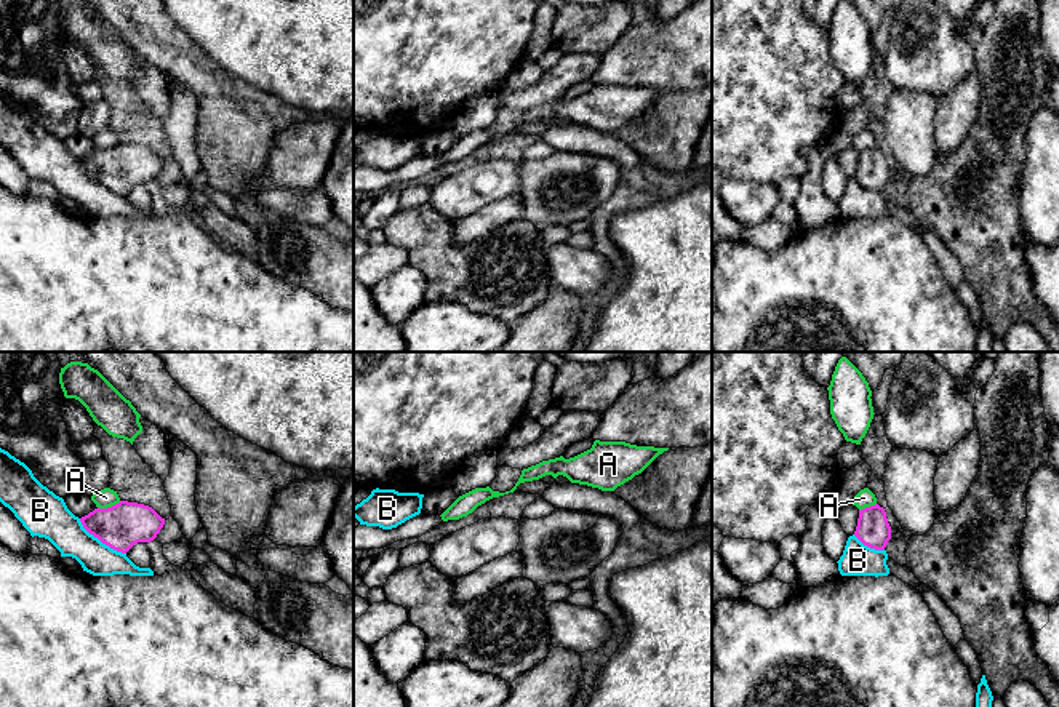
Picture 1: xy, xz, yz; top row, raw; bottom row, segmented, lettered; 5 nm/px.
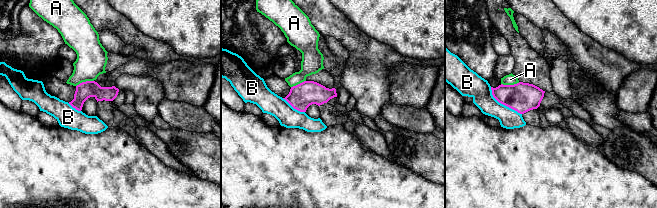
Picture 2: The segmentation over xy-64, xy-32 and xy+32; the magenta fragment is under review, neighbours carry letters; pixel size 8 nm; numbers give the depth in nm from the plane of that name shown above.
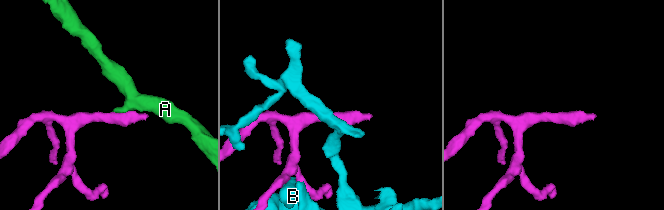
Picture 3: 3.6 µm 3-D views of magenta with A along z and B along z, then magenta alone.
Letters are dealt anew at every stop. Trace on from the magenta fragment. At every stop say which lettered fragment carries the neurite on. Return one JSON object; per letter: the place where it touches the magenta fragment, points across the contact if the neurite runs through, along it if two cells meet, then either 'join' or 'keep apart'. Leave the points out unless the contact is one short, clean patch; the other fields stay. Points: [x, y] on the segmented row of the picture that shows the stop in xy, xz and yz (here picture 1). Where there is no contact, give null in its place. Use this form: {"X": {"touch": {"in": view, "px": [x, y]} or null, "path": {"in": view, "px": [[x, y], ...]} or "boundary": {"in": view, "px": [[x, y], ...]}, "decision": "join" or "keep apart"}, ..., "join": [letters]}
{"A": {"touch": {"in": "xy", "px": [109, 507]}, "boundary": {"in": "xy", "px": [[120, 501], [98, 507]]}, "decision": "keep apart"}, "B": {"touch": {"in": "xy", "px": [101, 541]}, "decision": "keep apart"}, "join": []}

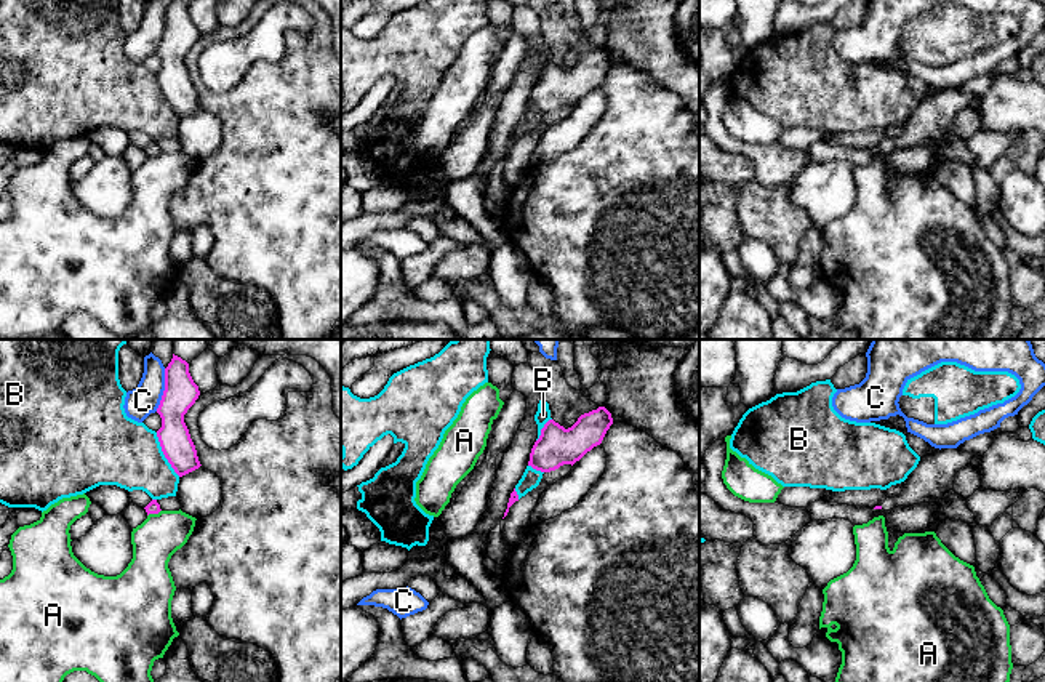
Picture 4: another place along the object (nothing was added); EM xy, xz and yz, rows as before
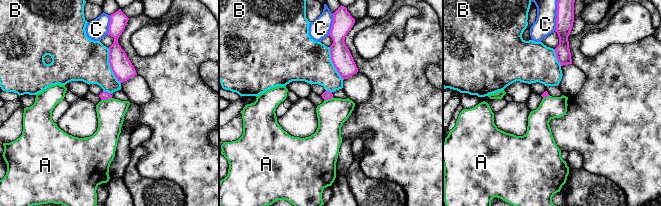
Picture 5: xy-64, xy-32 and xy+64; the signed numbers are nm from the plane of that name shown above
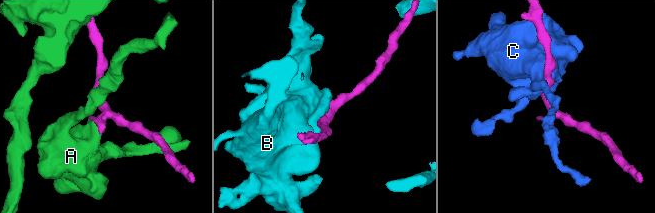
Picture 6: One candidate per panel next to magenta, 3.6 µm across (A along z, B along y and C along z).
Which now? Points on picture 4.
{"A": {"touch": {"in": "xy", "px": [154, 513]}, "boundary": {"in": "xy", "px": [[160, 509], [148, 516]]}, "decision": "keep apart"}, "B": {"touch": {"in": "xy", "px": [164, 453]}, "decision": "keep apart"}, "C": {"touch": {"in": "xy", "px": [165, 389]}, "decision": "keep apart"}, "join": []}

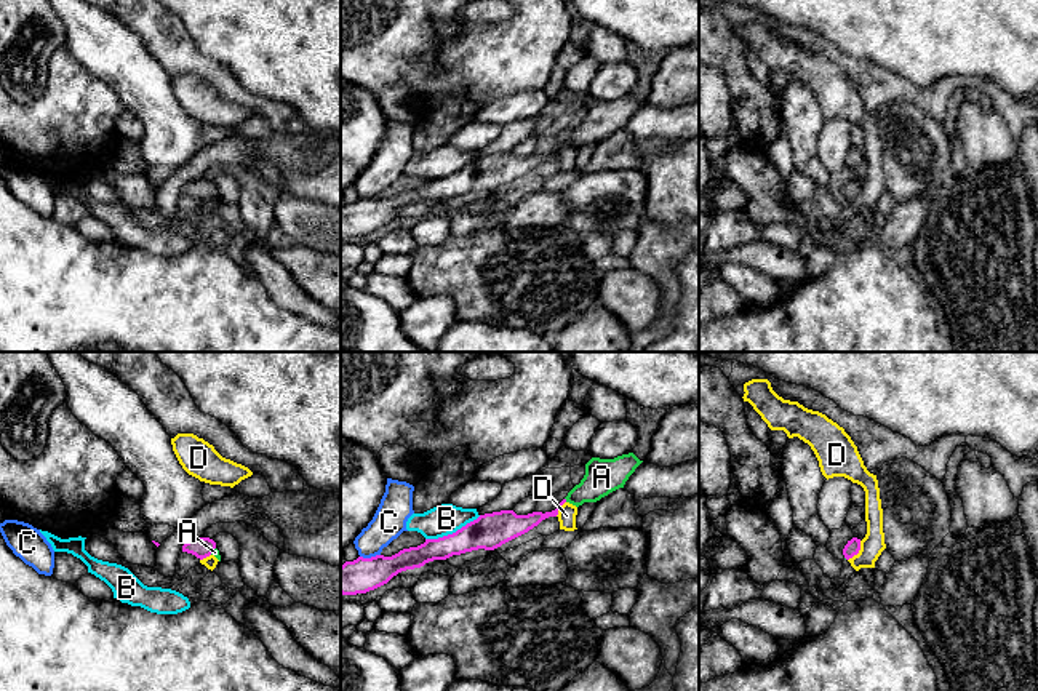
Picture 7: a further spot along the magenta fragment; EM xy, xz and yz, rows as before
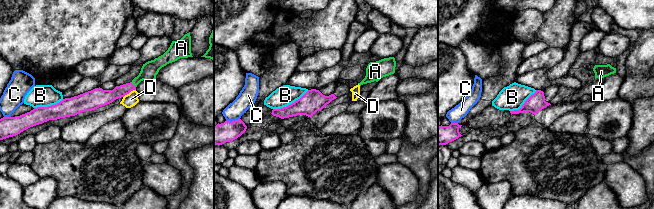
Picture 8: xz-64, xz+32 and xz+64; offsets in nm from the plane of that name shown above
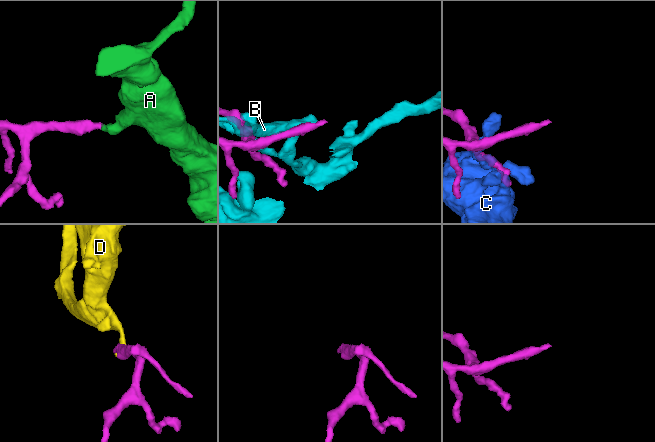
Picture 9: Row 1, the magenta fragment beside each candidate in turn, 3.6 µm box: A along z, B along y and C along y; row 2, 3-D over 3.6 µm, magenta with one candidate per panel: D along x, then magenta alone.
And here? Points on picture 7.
{"A": {"touch": {"in": "xy", "px": [213, 549]}, "path": {"in": "xy", "px": [[202, 547], [213, 549], [215, 552]]}, "decision": "join"}, "B": {"touch": {"in": "xz", "px": [453, 533]}, "decision": "keep apart"}, "C": {"touch": {"in": "xz", "px": [371, 557]}, "decision": "keep apart"}, "D": {"touch": {"in": "yz", "px": [858, 552]}, "boundary": {"in": "yz", "px": [[861, 541], [861, 549], [848, 560]]}, "decision": "keep apart"}, "join": ["A"]}

